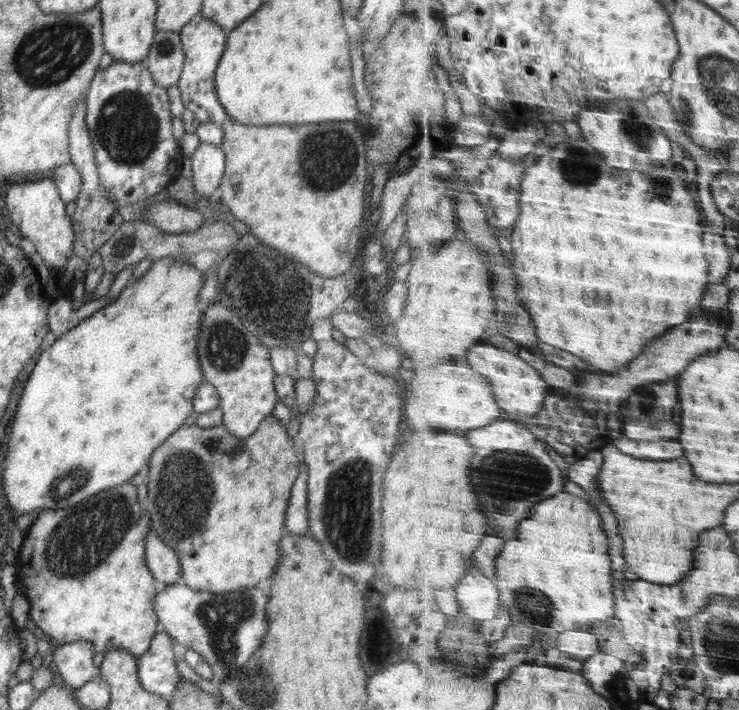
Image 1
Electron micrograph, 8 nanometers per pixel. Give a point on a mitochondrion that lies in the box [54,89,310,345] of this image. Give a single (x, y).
(122, 248)

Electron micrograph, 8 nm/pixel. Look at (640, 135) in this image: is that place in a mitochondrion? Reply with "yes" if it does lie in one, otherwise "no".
yes

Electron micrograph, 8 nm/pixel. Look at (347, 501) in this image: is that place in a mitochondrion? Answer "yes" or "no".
yes

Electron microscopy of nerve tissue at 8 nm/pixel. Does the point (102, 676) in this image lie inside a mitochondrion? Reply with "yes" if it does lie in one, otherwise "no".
no

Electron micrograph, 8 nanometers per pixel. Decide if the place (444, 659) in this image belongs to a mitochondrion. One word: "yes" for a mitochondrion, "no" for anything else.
no

